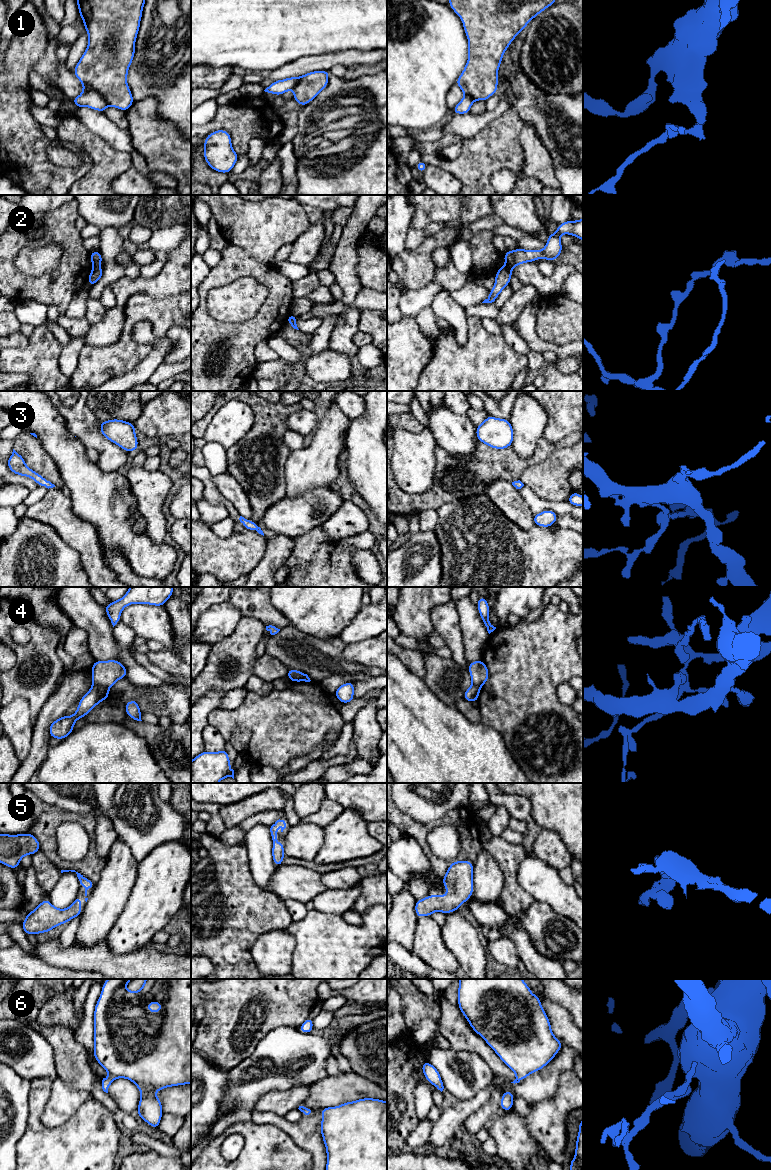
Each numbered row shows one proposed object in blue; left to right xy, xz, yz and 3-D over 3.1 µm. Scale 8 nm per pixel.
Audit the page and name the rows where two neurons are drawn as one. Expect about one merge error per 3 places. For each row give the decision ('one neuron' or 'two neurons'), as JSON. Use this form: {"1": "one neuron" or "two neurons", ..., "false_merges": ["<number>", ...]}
{"1": "two neurons", "2": "two neurons", "3": "one neuron", "4": "two neurons", "5": "one neuron", "6": "one neuron", "false_merges": ["1", "2", "4"]}

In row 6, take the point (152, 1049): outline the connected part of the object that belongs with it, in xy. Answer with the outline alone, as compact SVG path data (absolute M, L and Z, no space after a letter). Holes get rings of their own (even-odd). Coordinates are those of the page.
M108 979L102 985L100 997L95 1005L94 1010L94 1058L108 1072L109 1076L103 1078L102 1089L108 1093L108 1089L113 1080L117 1078L126 1078L132 1081L141 1093L137 1114L147 1124L155 1129L159 1129L159 1123L163 1114L163 1108L160 1099L154 1091L160 1091L166 1087L191 1084L191 979L145 979L140 990L128 991L125 986L132 979ZM151 1003L159 1003L161 1009L159 1011L150 1011L148 1005Z

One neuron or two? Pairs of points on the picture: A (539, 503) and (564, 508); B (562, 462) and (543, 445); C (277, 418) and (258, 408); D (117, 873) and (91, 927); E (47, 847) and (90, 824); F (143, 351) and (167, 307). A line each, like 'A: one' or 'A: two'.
A: one
B: two
C: one
D: one
E: one
F: one

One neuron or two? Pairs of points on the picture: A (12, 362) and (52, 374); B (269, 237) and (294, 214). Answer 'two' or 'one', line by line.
A: one
B: one

